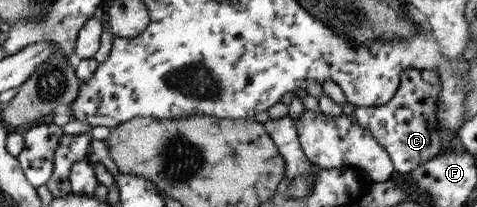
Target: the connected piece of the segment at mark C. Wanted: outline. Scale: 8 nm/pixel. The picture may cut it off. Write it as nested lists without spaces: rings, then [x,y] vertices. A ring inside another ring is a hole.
[[[410,67],[401,74],[401,84],[389,104],[355,109],[353,116],[388,153],[396,176],[409,173],[419,165],[426,164],[428,160],[441,154],[446,147],[445,134],[438,129],[438,118],[436,118],[438,100],[442,98],[442,91],[440,76],[435,69],[420,70]],[[400,107],[407,107],[412,111],[412,117],[408,121],[402,123],[396,121],[394,112]]]

